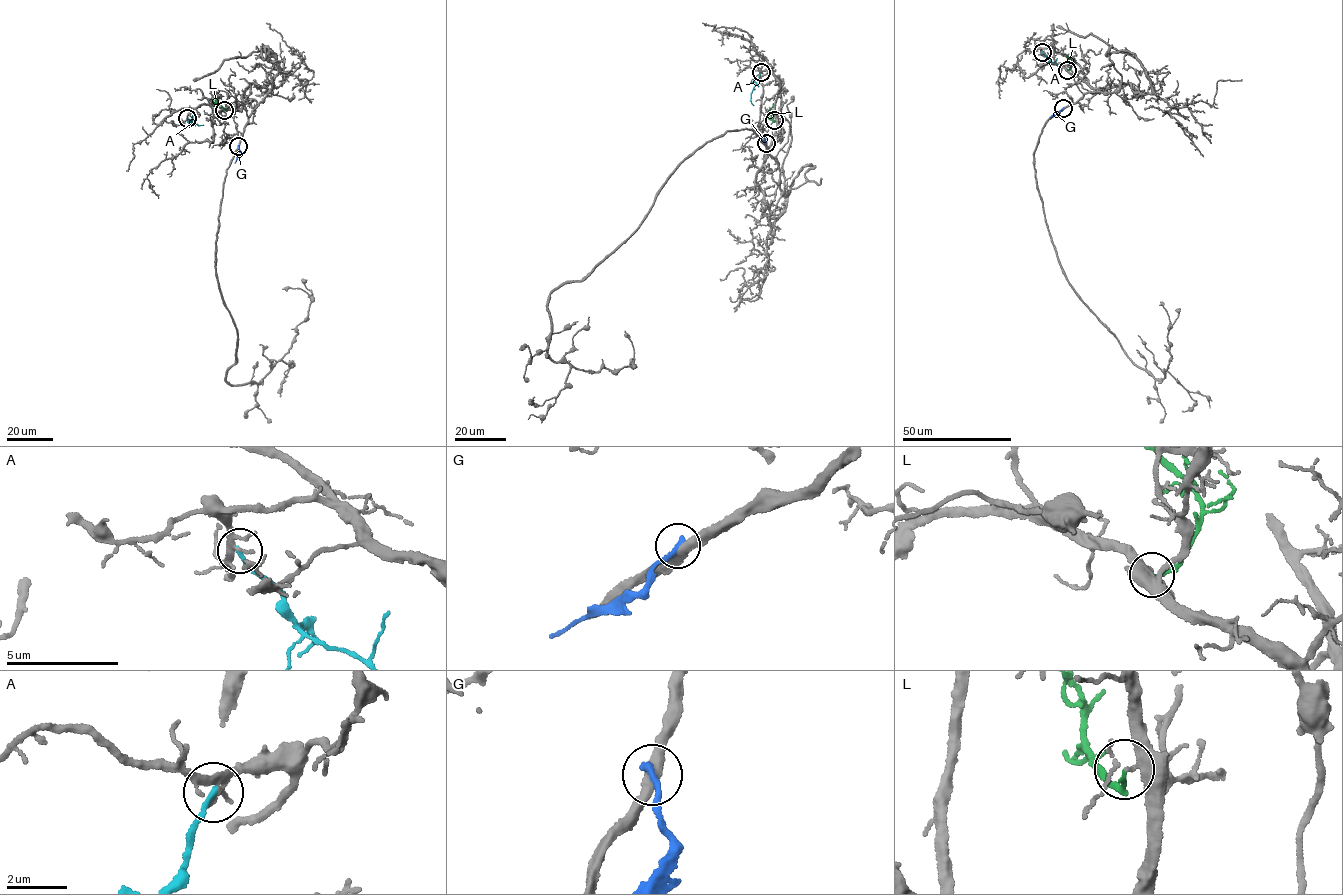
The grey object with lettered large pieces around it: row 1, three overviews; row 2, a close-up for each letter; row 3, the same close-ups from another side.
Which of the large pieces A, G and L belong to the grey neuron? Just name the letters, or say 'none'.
none

